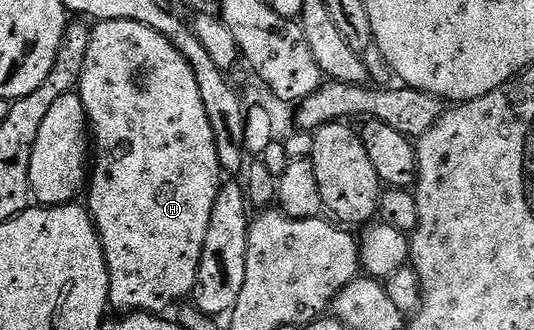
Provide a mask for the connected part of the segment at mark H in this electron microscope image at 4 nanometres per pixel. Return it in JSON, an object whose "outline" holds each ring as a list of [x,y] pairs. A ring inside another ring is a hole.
{"outline":[[[101,20],[91,29],[91,33],[90,50],[86,50],[86,66],[80,75],[78,94],[84,103],[90,125],[90,136],[94,141],[94,163],[90,168],[90,183],[86,188],[86,197],[88,196],[86,207],[96,224],[106,258],[110,278],[108,302],[113,309],[117,308],[117,313],[120,314],[130,312],[164,314],[167,313],[167,308],[175,309],[181,302],[187,301],[192,291],[196,289],[198,266],[202,258],[202,250],[206,246],[206,234],[210,230],[214,204],[222,183],[222,169],[218,162],[214,130],[210,130],[210,118],[206,116],[206,106],[202,102],[202,93],[198,90],[198,78],[194,78],[194,70],[190,62],[186,62],[186,58],[182,58],[182,54],[174,46],[170,46],[170,42],[162,38],[162,34],[150,30],[150,26],[142,26],[138,22],[129,20]]]}

